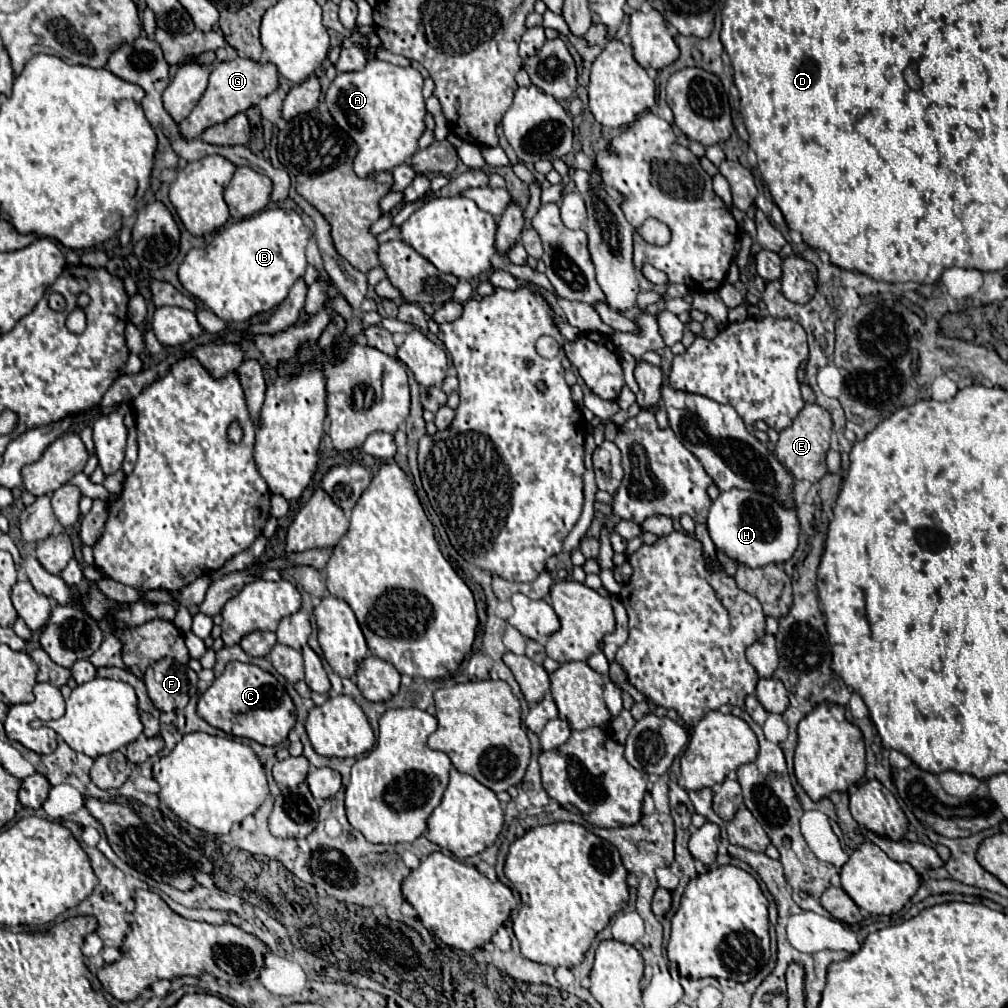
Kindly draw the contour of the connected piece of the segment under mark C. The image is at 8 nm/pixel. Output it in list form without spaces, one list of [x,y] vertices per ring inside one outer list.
[[[228,662],[224,672],[200,696],[198,714],[210,726],[220,728],[230,736],[250,738],[264,746],[278,746],[286,742],[288,732],[296,724],[294,702],[284,686],[270,672],[242,662]]]

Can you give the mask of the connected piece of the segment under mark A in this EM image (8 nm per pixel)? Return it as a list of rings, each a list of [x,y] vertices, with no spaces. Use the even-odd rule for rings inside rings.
[[[368,60],[366,68],[360,72],[342,72],[334,78],[326,92],[326,104],[332,114],[332,118],[338,122],[338,126],[344,132],[350,132],[350,136],[356,140],[360,146],[358,156],[354,160],[354,172],[360,178],[370,178],[370,174],[378,174],[384,170],[392,170],[398,164],[408,162],[414,152],[418,150],[418,140],[422,136],[424,128],[424,98],[422,98],[422,84],[424,78],[420,72],[412,66],[394,66],[390,62],[380,62],[380,60]]]

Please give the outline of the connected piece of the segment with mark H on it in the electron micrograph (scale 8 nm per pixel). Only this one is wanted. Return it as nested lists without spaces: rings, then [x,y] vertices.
[[[732,488],[720,492],[720,496],[712,502],[708,512],[708,532],[716,548],[728,558],[736,560],[736,564],[762,568],[768,564],[784,564],[792,558],[798,546],[800,520],[796,506],[786,508],[768,494]]]

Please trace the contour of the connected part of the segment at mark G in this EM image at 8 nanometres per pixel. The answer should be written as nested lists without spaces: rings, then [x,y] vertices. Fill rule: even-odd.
[[[234,58],[226,62],[218,62],[212,68],[212,78],[200,102],[194,106],[190,116],[180,122],[180,130],[184,138],[198,138],[204,128],[226,122],[238,112],[246,112],[250,106],[256,106],[262,98],[272,94],[278,88],[278,68],[270,62],[260,64],[250,58]]]

